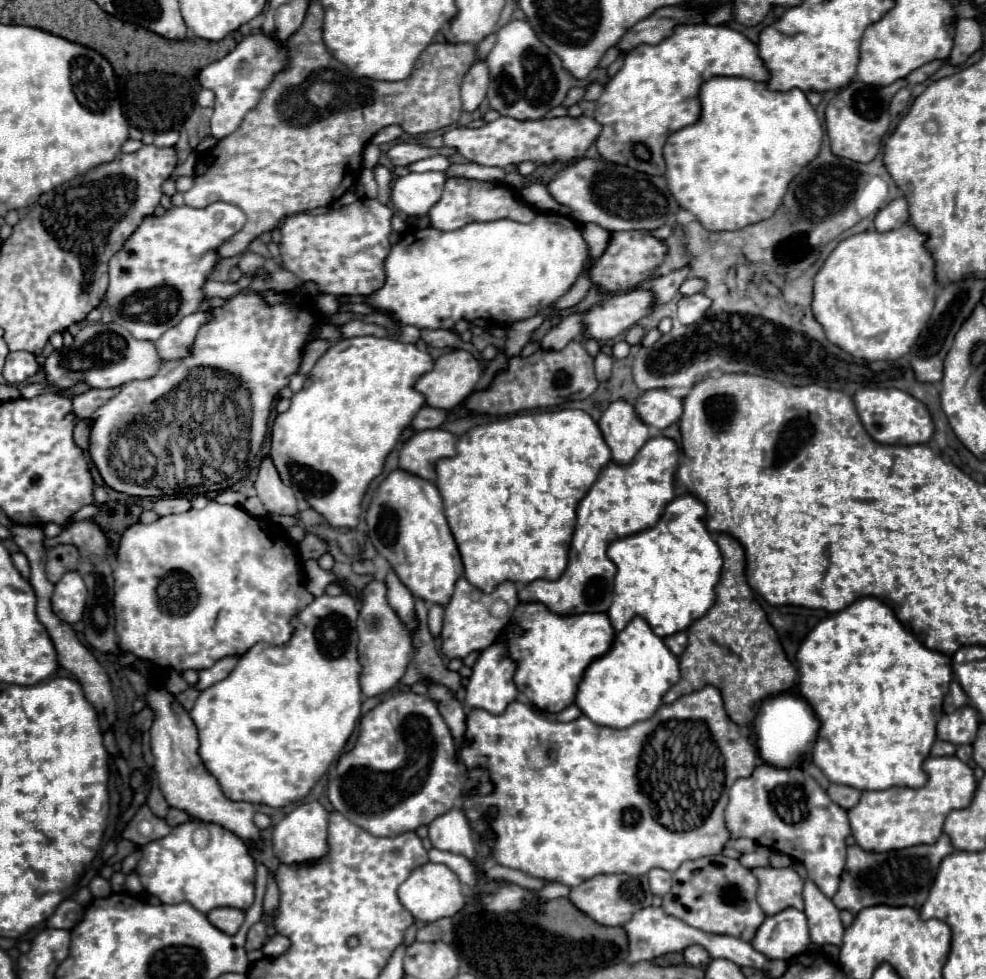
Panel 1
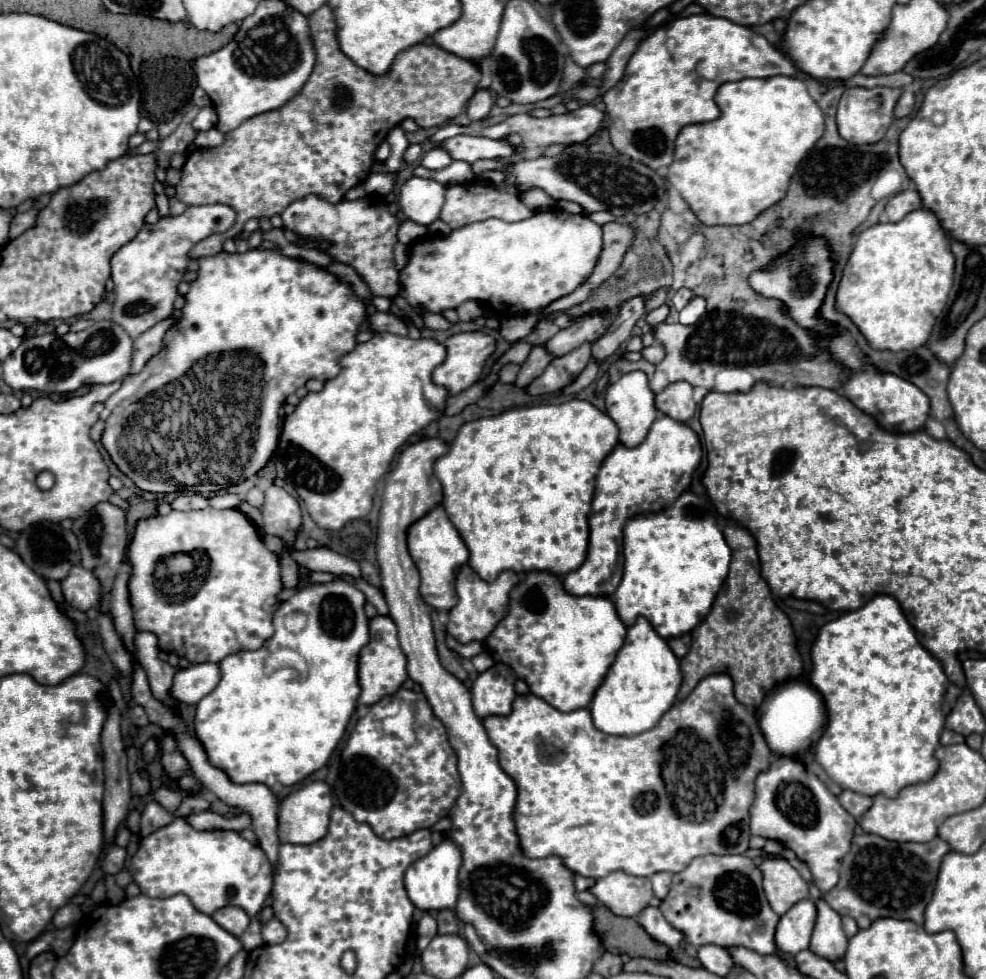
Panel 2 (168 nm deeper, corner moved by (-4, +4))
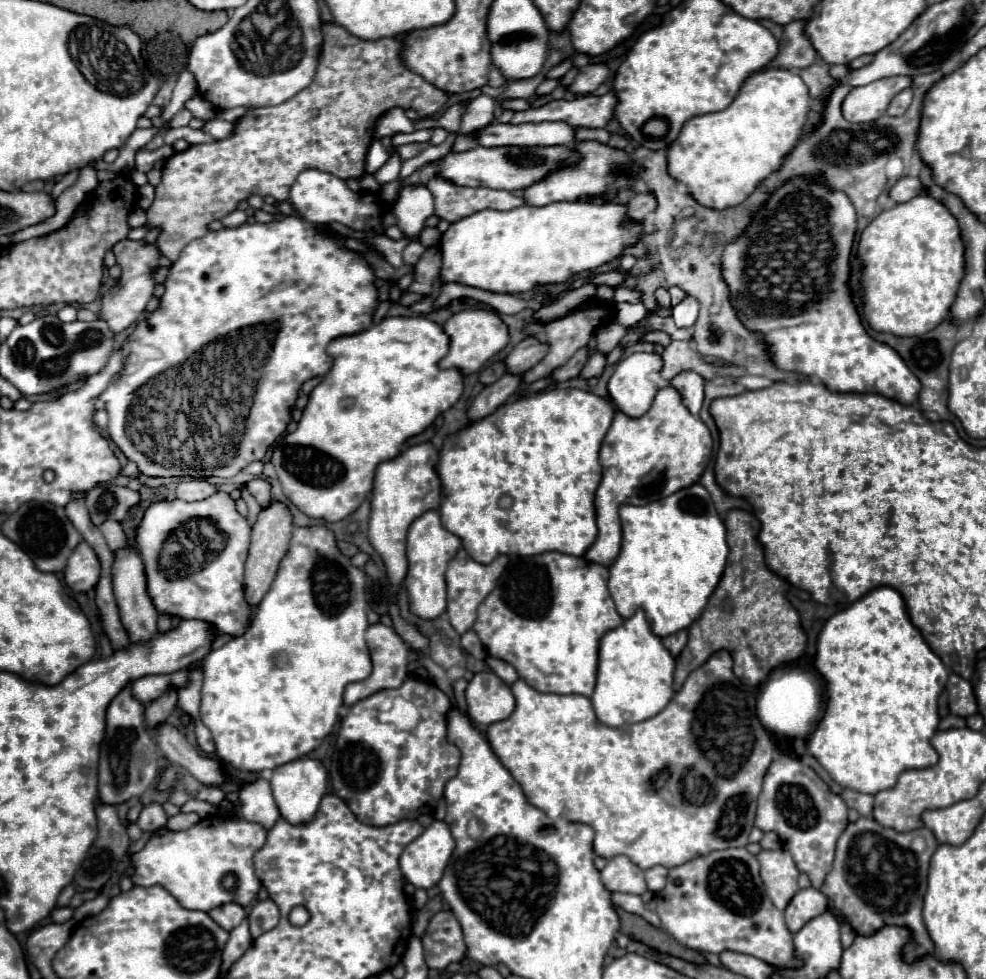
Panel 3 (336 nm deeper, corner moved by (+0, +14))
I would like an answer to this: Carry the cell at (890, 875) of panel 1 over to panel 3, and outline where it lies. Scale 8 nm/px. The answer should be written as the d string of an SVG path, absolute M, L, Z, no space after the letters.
M859 817L855 823L849 823L845 833L839 837L833 869L821 885L821 893L825 893L833 907L845 915L857 935L873 935L885 925L909 929L915 941L921 941L921 951L911 951L909 944L903 950L903 957L904 954L908 957L904 960L912 963L933 953L921 907L927 889L929 859L937 847L939 843L927 827L899 833L893 829L881 829L881 825L871 817Z

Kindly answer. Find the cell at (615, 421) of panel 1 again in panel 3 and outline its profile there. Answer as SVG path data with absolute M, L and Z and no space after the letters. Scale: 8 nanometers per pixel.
M633 353L619 361L609 379L609 395L615 407L631 417L645 415L657 393L657 385L649 375L661 369L663 359L659 353Z

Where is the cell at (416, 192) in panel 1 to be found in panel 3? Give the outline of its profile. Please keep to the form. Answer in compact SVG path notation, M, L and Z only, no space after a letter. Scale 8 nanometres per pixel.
M423 185L403 187L399 199L393 205L393 213L403 235L417 241L421 231L425 229L427 217L433 215L433 195Z

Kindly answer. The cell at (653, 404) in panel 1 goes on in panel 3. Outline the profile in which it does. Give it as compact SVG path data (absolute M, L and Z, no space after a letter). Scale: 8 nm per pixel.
M683 371L679 373L671 385L683 395L683 403L685 407L693 413L699 415L701 411L701 375L697 375L695 371Z

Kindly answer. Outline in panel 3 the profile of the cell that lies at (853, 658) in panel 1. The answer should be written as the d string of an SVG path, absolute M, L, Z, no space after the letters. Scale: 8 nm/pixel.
M877 587L873 591L869 591L863 599L859 599L857 603L853 603L849 609L845 611L839 611L837 615L833 615L825 627L821 629L821 635L817 639L817 659L815 659L815 667L817 671L821 673L821 677L825 679L825 685L827 685L827 695L829 695L829 701L827 701L827 709L825 709L825 715L821 717L821 721L817 723L815 731L811 733L809 737L809 753L821 763L821 767L831 775L831 779L835 783L839 783L841 787L847 787L847 789L853 789L853 791L859 791L859 793L869 793L869 795L875 795L879 791L885 791L885 789L891 789L899 777L899 773L907 771L907 769L923 769L923 767L931 767L939 761L939 755L937 751L931 747L931 737L935 735L937 731L937 725L939 725L939 715L937 715L937 699L949 679L949 669L943 665L943 661L931 651L931 647L925 643L923 635L919 633L919 629L911 623L911 617L909 617L909 611L907 611L907 605L901 597L901 593L897 593L897 589L893 587Z

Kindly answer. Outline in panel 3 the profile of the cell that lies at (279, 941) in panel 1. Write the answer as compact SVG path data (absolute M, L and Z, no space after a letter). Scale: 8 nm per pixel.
M265 899L251 909L247 919L251 923L251 935L257 939L259 935L271 931L279 923L279 909L271 899Z

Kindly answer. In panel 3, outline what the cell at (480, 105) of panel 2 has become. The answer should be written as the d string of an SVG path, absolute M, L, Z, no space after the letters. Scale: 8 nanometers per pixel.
M479 95L477 99L473 99L463 113L459 133L465 137L471 137L479 129L485 129L485 125L491 125L493 109L495 109L495 99L491 99L487 95Z

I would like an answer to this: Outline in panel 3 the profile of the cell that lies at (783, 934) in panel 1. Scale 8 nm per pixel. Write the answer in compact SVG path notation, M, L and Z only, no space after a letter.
M815 887L801 889L785 909L785 921L791 933L799 931L807 921L825 913L829 909L829 899Z

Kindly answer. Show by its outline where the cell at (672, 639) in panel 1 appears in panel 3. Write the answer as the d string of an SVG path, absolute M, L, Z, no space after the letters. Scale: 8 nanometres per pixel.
M679 631L679 633L673 633L663 639L663 645L669 649L669 653L673 653L673 657L677 657L681 653L685 643L687 643L687 631Z

